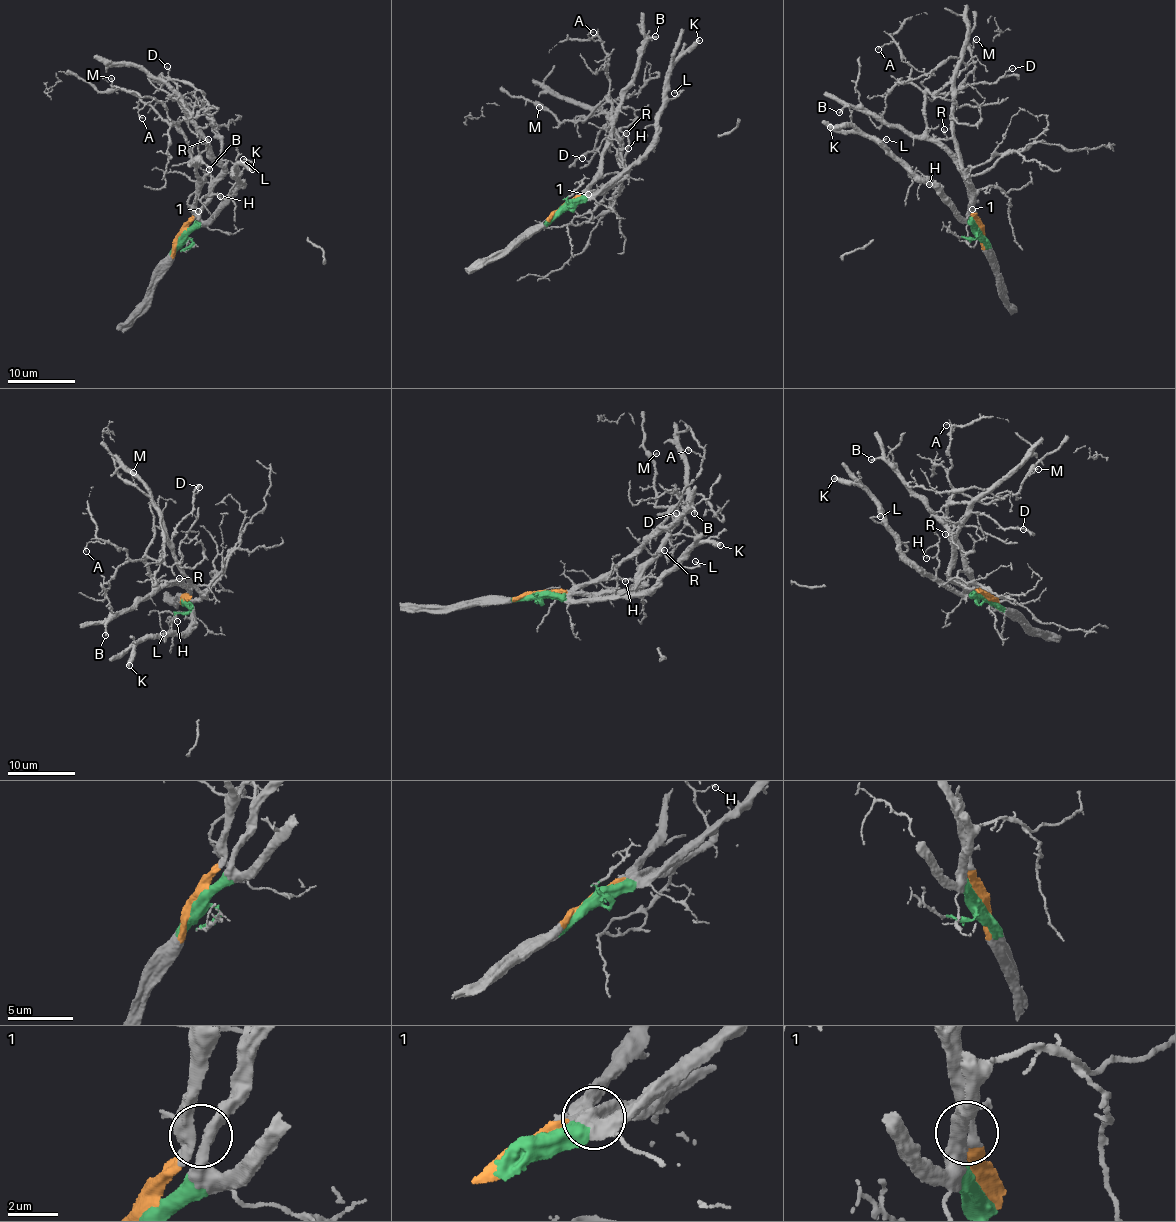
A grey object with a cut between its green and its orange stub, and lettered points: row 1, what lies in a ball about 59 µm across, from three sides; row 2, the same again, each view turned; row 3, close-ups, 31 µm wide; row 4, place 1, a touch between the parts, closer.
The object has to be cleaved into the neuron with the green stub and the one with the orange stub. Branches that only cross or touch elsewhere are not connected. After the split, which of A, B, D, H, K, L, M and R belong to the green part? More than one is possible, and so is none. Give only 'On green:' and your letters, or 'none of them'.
On green: D, H, K, L, R

